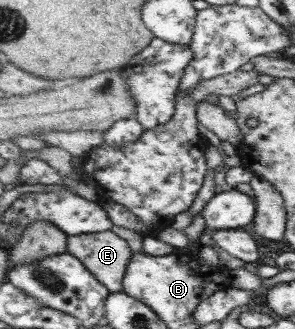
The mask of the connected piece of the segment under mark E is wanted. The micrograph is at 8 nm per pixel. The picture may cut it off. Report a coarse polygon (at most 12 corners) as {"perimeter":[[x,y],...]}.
{"perimeter":[[110,230],[69,236],[67,253],[109,292],[125,292],[135,255]]}

